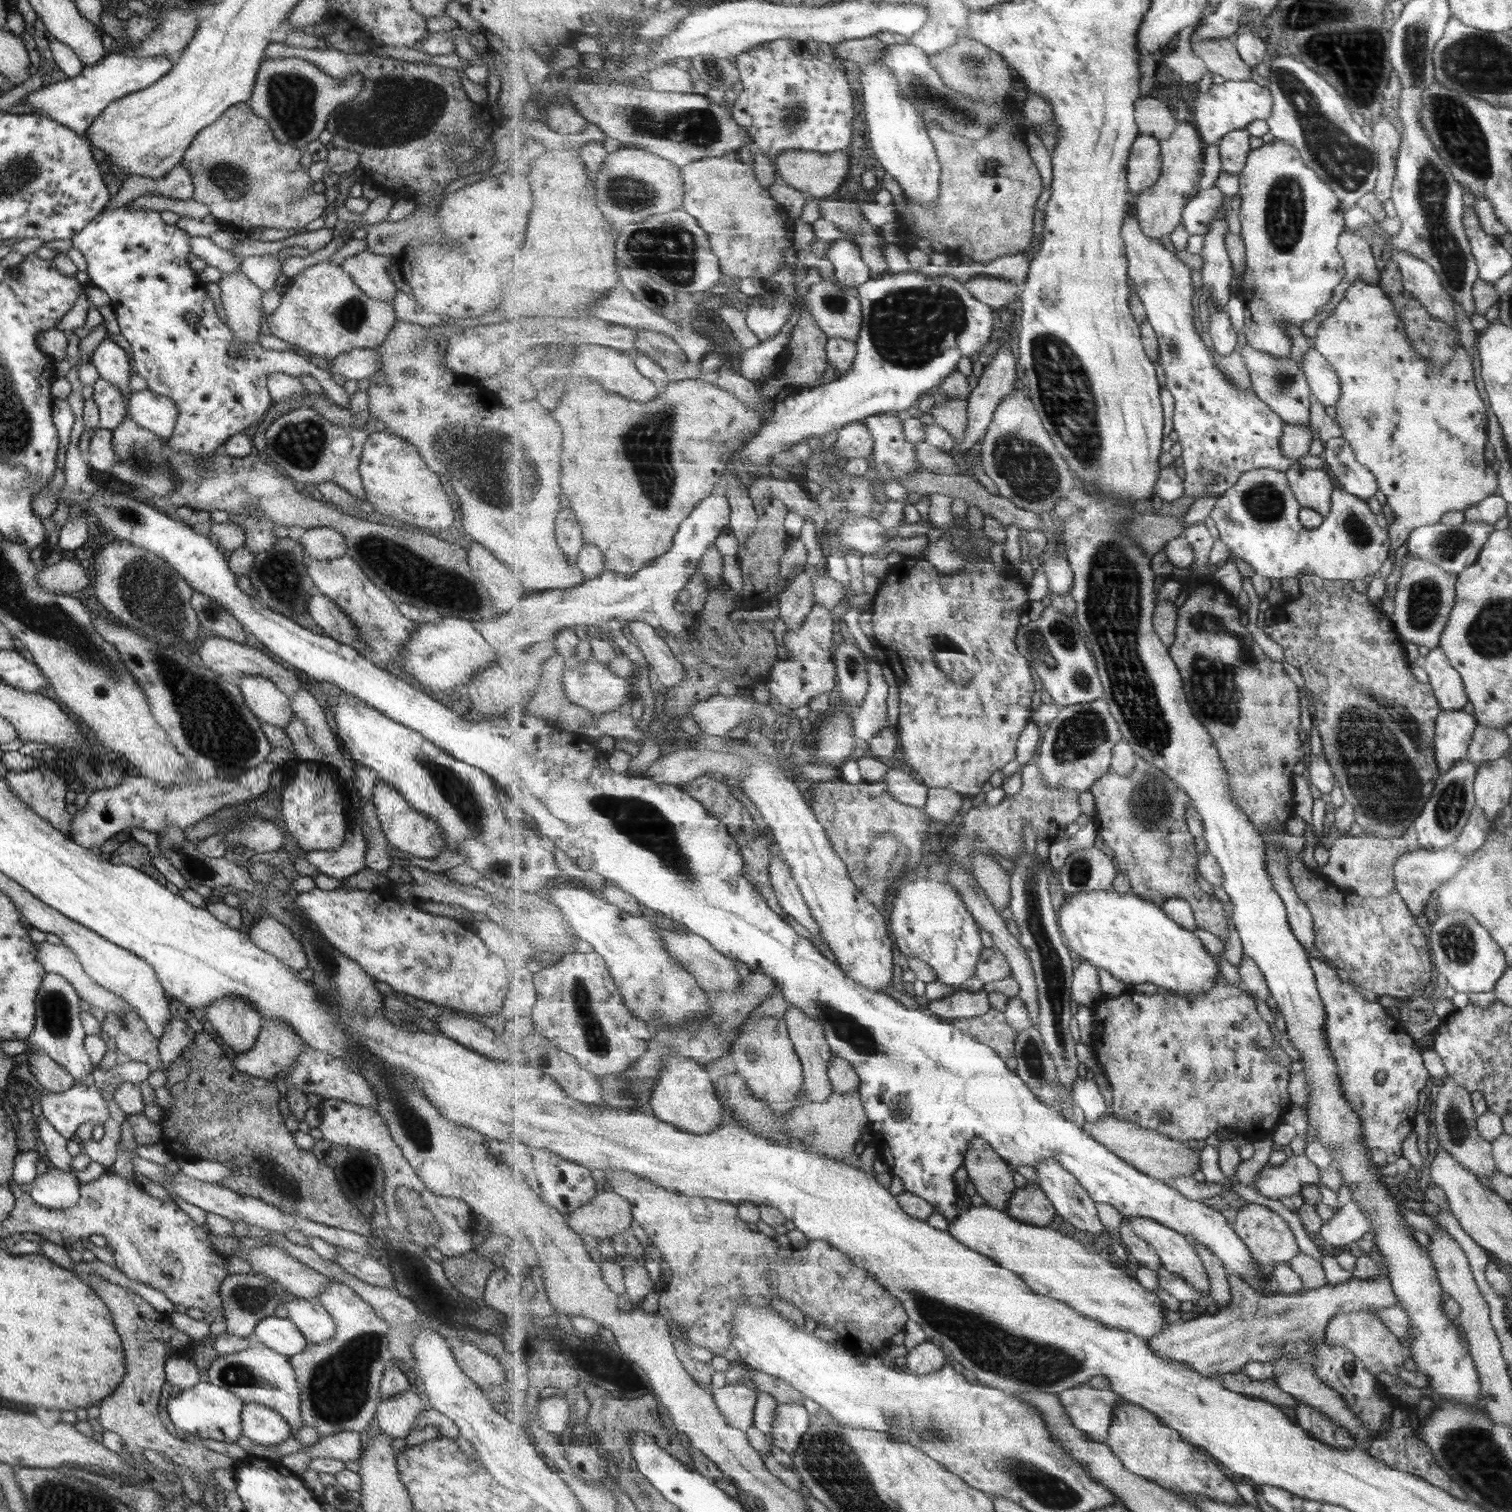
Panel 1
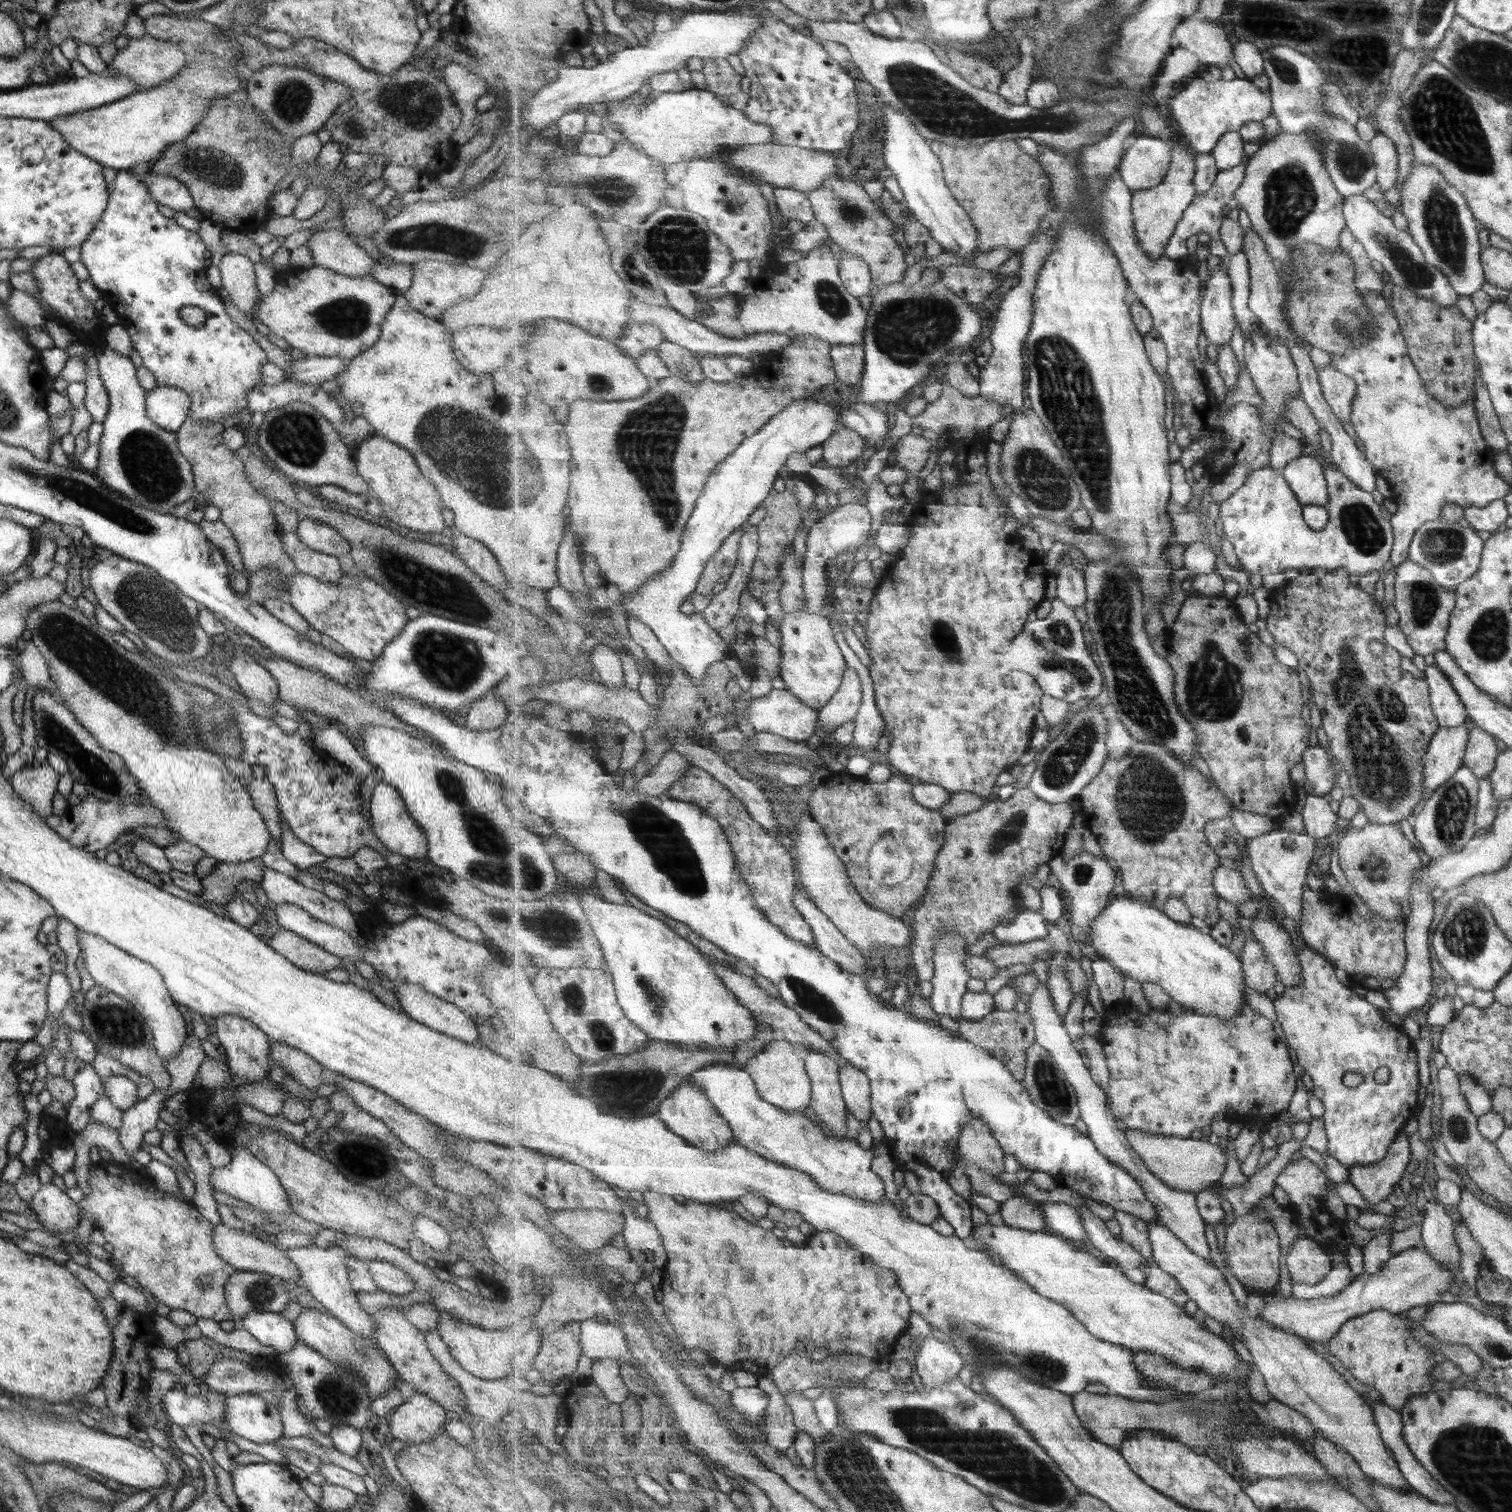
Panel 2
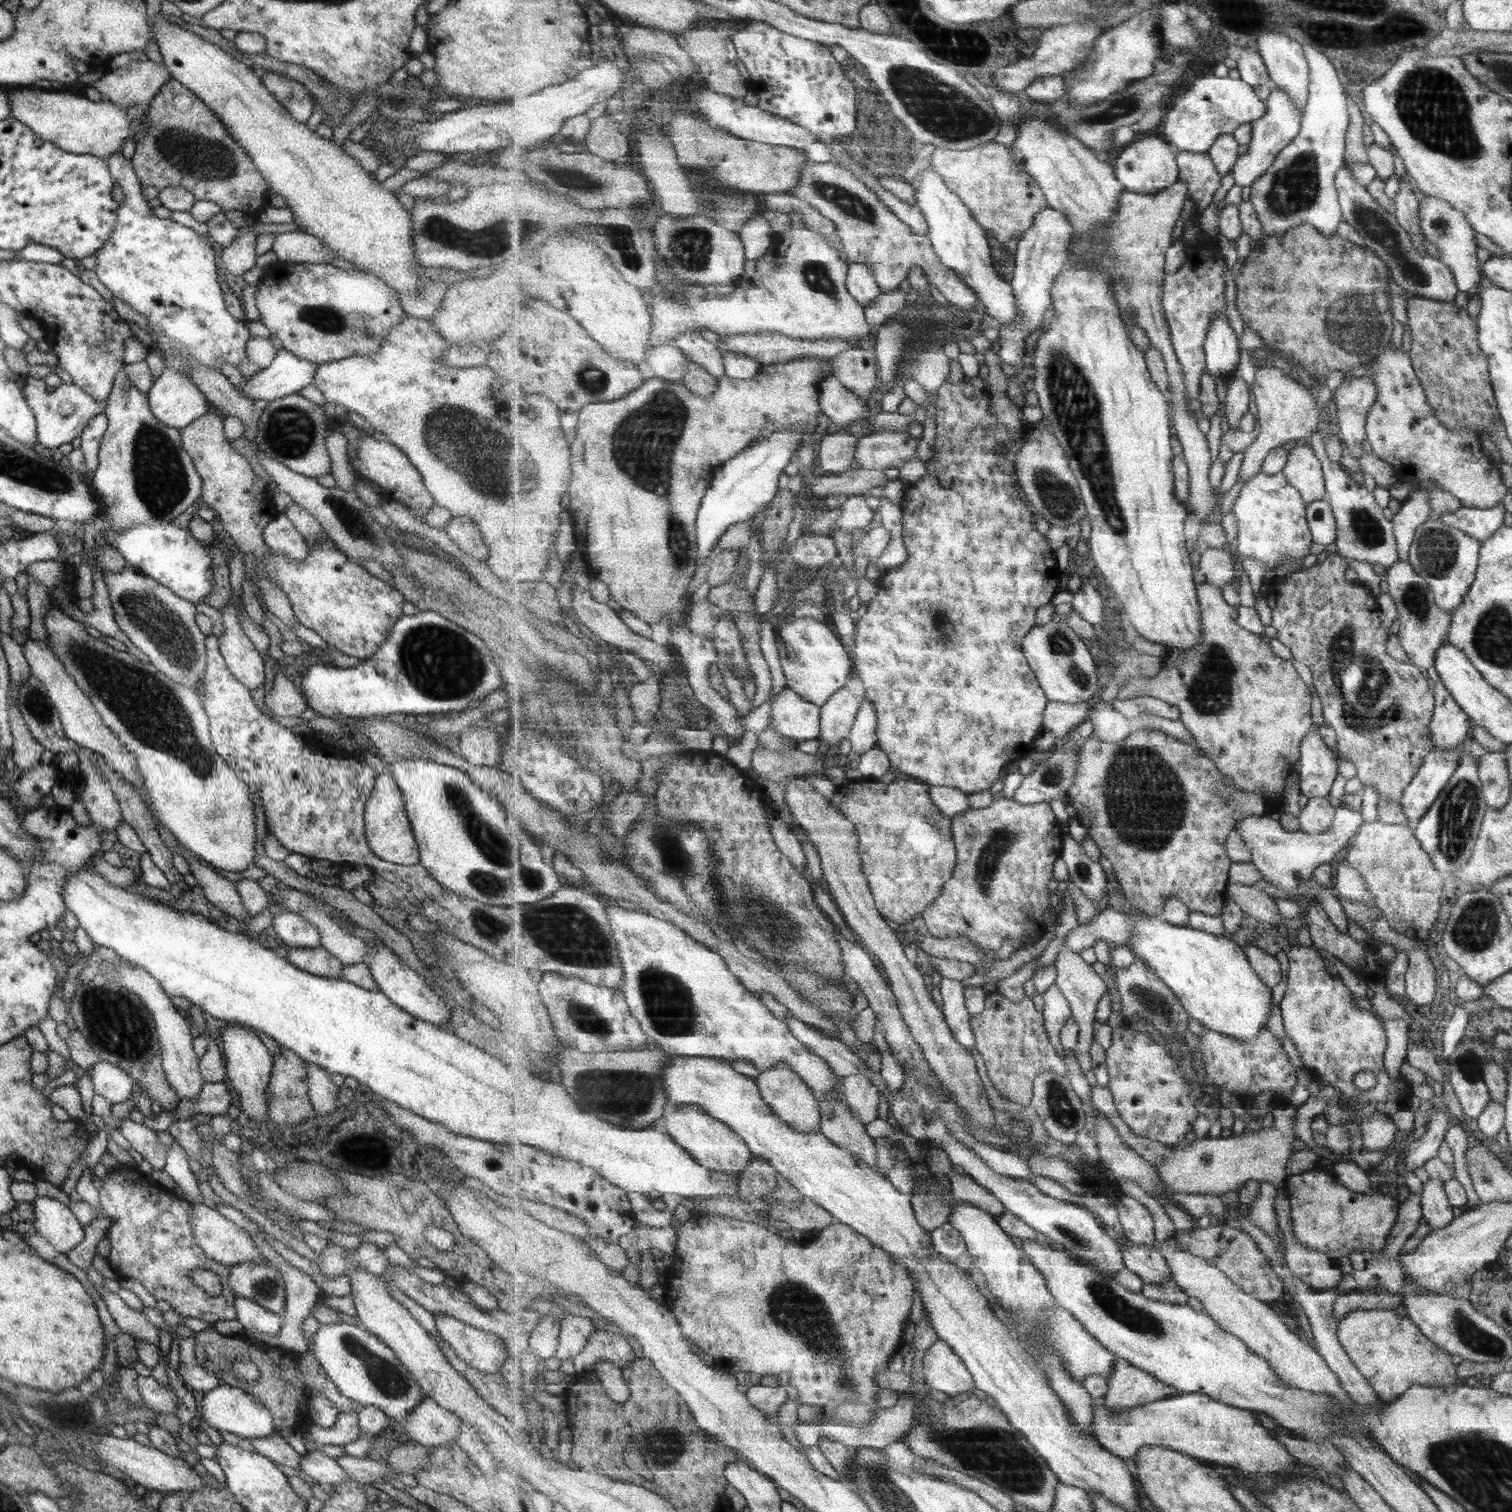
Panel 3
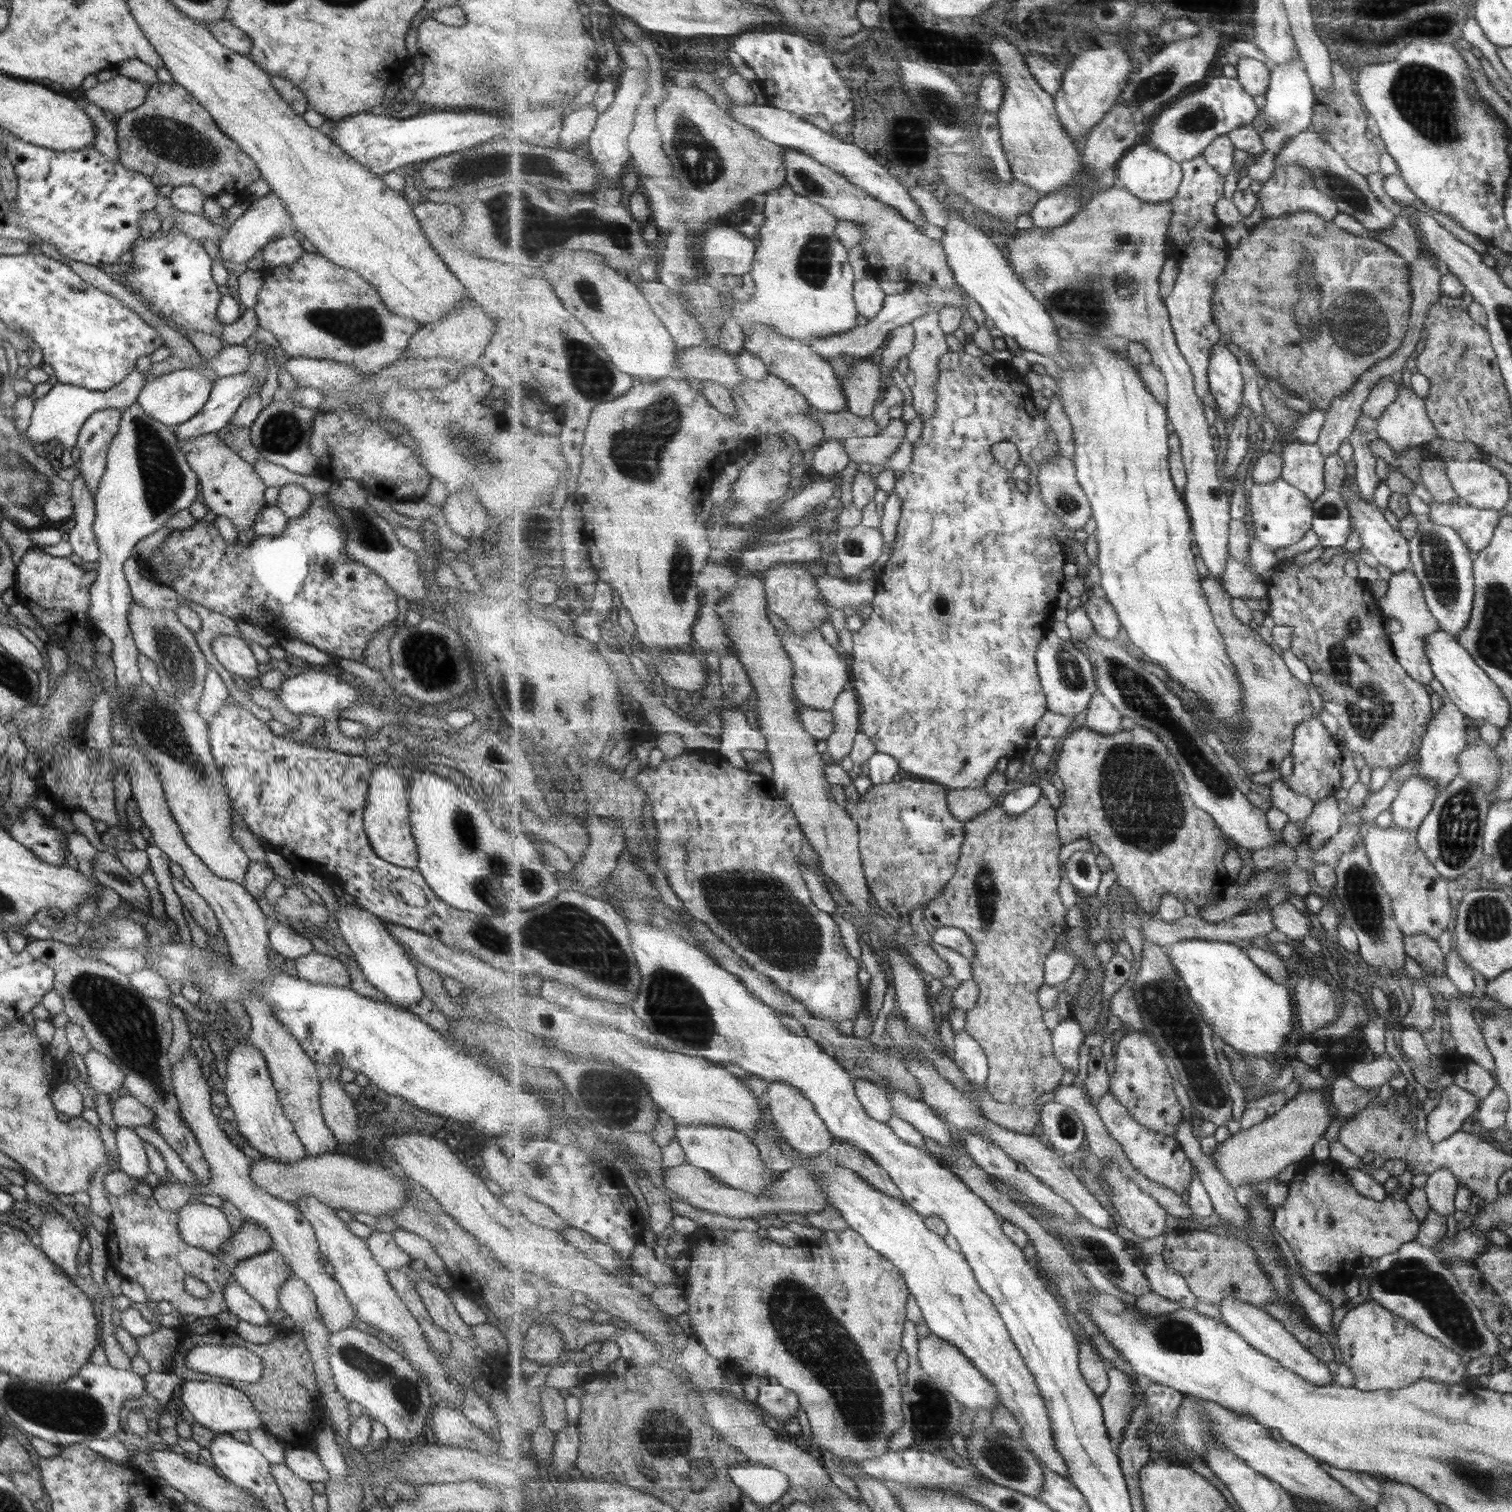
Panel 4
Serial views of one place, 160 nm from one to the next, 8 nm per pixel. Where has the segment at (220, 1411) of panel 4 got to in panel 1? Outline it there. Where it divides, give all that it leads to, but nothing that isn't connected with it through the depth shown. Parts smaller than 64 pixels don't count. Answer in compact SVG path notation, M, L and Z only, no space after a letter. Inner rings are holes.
M243 1403L240 1410L240 1429L241 1435L249 1438L252 1444L263 1446L276 1445L290 1436L289 1425L277 1414L274 1410L265 1406L258 1405L257 1403Z

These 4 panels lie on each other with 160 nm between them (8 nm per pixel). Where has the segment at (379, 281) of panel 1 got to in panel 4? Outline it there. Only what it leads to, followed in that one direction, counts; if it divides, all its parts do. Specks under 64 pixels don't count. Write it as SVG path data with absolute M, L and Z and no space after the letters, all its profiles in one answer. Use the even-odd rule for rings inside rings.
M295 234L275 239L261 249L260 255L265 262L265 271L297 262L297 258L300 258L304 251L298 237L298 234Z

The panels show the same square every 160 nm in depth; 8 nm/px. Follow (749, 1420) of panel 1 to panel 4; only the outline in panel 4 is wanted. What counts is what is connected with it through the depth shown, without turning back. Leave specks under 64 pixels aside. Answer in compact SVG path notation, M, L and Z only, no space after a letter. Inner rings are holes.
M779 1383L760 1385L756 1402L780 1425L797 1417L800 1409L800 1398L797 1394Z

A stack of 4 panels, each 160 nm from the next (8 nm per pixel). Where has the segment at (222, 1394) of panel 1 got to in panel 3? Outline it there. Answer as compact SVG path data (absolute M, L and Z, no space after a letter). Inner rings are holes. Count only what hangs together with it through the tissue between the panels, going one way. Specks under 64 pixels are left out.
M150 1375L137 1377L135 1380L137 1394L142 1400L142 1406L150 1408L155 1413L175 1415L175 1395L172 1389L162 1387Z

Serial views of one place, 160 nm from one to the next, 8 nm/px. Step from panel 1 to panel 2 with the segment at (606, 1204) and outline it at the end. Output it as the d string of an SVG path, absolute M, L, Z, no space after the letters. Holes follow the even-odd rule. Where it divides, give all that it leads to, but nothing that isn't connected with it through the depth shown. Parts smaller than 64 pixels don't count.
M576 1209L553 1211L553 1226L571 1238L577 1246L593 1253L597 1248L610 1245L616 1235L622 1234L625 1228L625 1216L622 1212L607 1212L603 1210Z

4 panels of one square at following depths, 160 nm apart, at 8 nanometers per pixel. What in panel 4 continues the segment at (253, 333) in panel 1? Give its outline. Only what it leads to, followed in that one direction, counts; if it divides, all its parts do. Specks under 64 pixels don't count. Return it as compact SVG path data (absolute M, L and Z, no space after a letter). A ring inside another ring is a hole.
M267 191L267 194L263 198L259 198L257 201L251 201L247 210L231 224L227 234L219 242L218 254L225 261L245 264L254 257L253 254L257 250L263 249L270 241L295 234L283 202L277 196L273 195L271 191Z

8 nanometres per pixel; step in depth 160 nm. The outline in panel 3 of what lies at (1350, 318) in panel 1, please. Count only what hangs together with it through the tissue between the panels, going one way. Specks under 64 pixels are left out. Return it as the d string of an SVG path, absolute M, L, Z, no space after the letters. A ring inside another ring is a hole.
M1389 346L1368 364L1373 371L1369 376L1376 386L1376 397L1365 417L1365 438L1372 453L1393 467L1397 482L1407 483L1413 489L1413 493L1401 501L1391 521L1397 558L1406 561L1415 529L1429 518L1429 485L1437 485L1452 494L1463 507L1483 509L1501 503L1506 488L1498 476L1497 466L1482 453L1479 435L1461 435L1447 430L1435 418L1407 352L1395 351Z

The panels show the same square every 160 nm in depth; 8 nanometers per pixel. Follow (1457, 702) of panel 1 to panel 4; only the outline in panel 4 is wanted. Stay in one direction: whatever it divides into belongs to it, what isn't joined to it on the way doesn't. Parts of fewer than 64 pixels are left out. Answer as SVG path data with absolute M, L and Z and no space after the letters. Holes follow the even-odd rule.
M1443 696L1441 707L1426 726L1419 748L1419 762L1416 764L1418 774L1436 782L1437 790L1445 788L1458 774L1457 754L1467 746L1465 729L1464 715L1448 700L1447 696Z

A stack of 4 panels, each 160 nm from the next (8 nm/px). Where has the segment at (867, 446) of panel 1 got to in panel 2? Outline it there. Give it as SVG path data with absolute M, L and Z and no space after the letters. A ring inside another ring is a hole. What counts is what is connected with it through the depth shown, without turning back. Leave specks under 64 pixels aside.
M843 424L831 438L821 444L823 459L833 469L845 468L857 460L867 448L867 439Z

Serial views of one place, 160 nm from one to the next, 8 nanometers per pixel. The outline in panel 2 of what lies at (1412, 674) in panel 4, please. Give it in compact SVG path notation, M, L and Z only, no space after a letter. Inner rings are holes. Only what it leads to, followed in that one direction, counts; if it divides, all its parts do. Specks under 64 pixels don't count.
M1409 559L1396 565L1394 571L1392 605L1398 614L1396 629L1404 634L1414 654L1423 657L1435 651L1443 651L1449 613L1454 607L1454 591L1439 586L1426 568Z

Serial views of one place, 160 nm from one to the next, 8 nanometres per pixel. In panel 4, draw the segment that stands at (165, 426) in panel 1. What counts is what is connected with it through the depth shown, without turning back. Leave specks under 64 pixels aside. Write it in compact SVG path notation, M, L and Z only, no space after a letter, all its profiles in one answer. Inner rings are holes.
M195 369L173 370L167 374L145 378L136 396L136 402L147 416L167 427L174 428L201 410L209 398L211 385L205 376Z

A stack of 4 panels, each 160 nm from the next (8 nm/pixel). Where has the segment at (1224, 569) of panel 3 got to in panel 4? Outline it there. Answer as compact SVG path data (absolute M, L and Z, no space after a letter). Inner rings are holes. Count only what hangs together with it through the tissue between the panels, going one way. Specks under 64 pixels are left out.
M1231 556L1228 558L1221 584L1232 598L1249 600L1268 596L1268 586L1265 581L1258 578L1248 565Z

